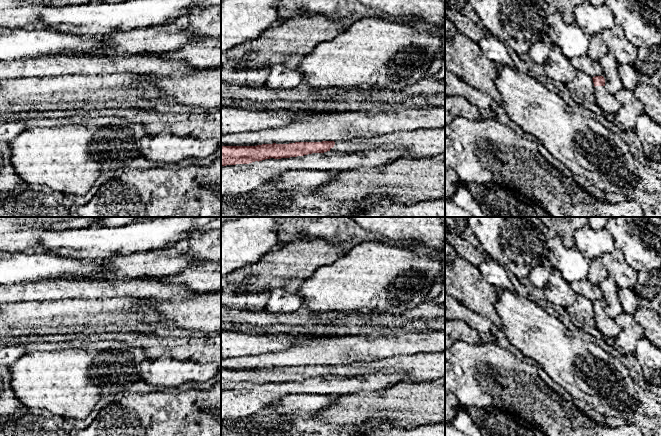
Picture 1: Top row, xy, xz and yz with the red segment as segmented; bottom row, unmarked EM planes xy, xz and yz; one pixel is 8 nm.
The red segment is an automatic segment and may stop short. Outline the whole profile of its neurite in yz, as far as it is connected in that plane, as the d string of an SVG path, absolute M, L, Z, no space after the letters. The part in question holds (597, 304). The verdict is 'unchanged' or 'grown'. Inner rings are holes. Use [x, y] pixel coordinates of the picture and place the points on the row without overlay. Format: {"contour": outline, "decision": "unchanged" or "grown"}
{"contour": "M595 300L592 302L595 312L596 327L604 337L615 339L620 330L615 320L609 318L605 314L605 303L603 300Z", "decision": "grown"}

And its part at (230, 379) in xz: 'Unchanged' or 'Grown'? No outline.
Grown

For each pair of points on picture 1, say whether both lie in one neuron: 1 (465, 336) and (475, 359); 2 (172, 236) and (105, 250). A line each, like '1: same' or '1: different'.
1: different
2: same

